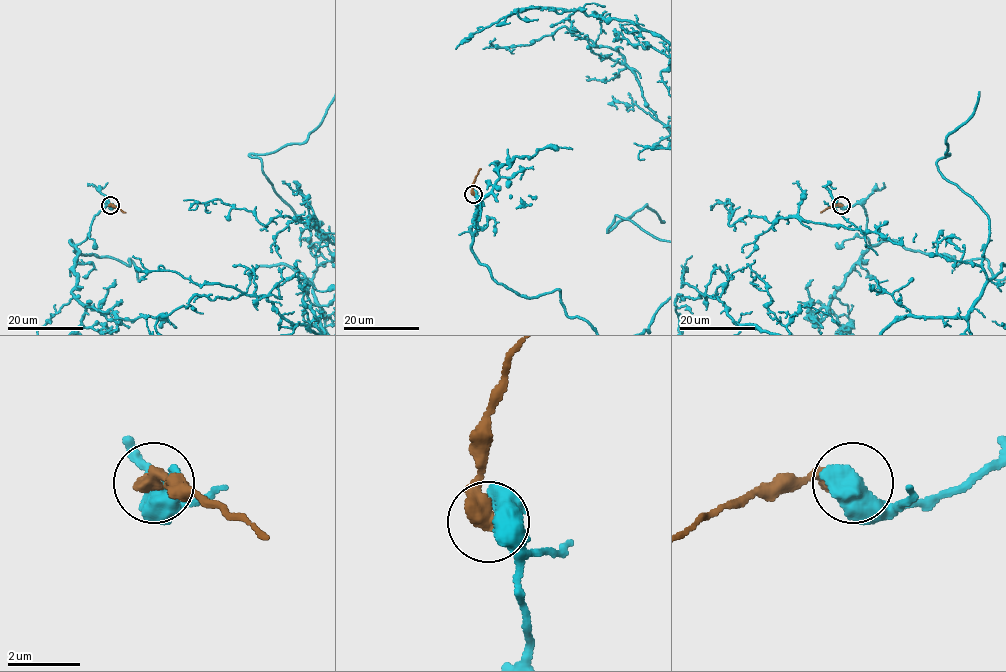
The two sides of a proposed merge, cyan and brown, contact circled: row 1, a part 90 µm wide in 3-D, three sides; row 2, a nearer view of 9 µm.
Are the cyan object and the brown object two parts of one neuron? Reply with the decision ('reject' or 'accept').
reject

